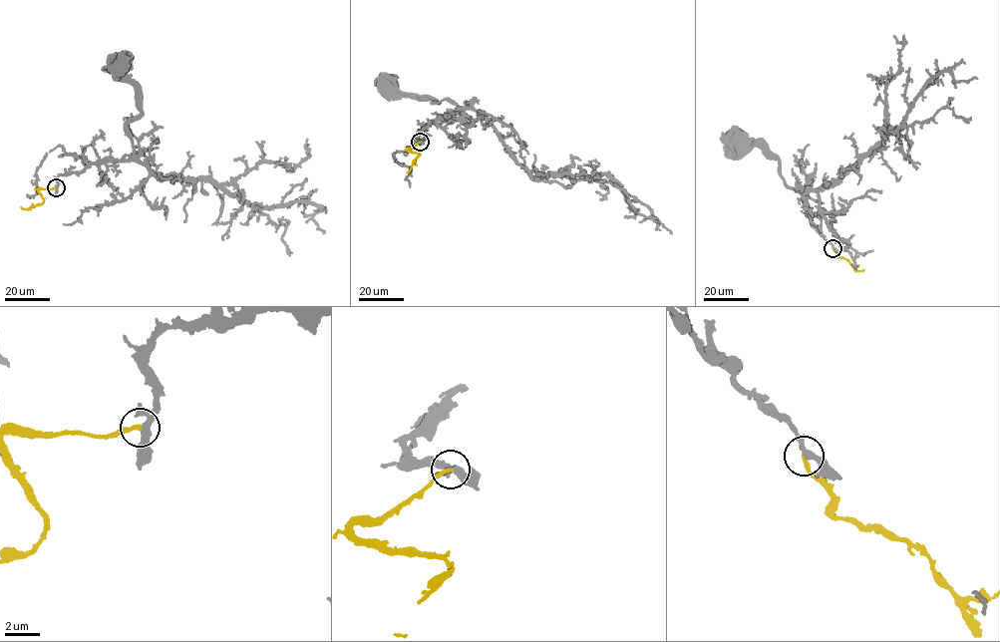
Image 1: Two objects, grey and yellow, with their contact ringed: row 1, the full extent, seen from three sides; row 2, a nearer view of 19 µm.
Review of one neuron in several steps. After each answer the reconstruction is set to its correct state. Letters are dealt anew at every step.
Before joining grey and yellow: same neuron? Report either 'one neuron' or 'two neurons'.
one neuron

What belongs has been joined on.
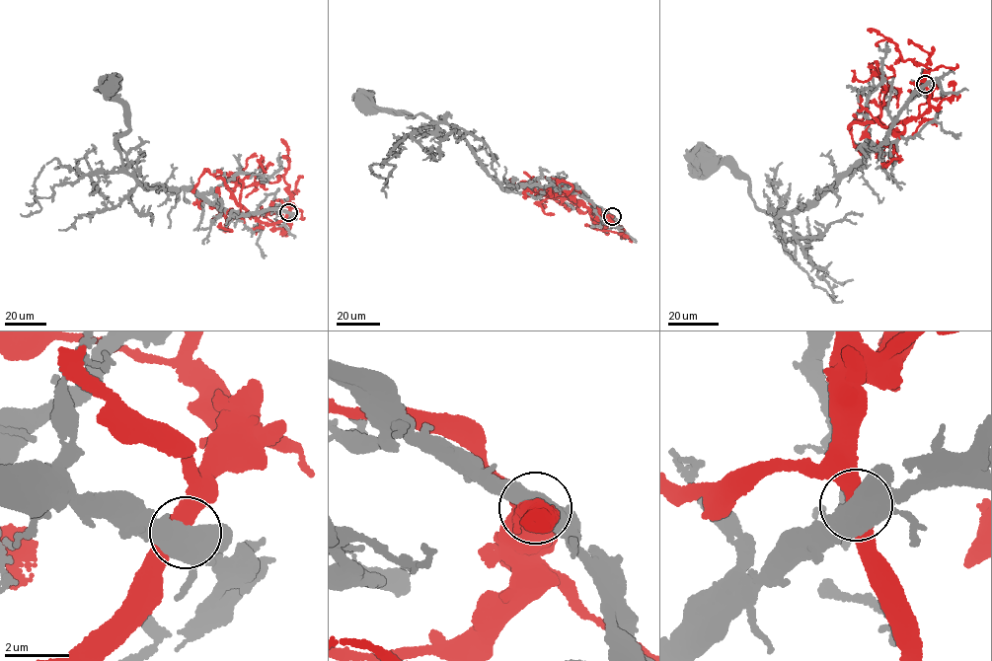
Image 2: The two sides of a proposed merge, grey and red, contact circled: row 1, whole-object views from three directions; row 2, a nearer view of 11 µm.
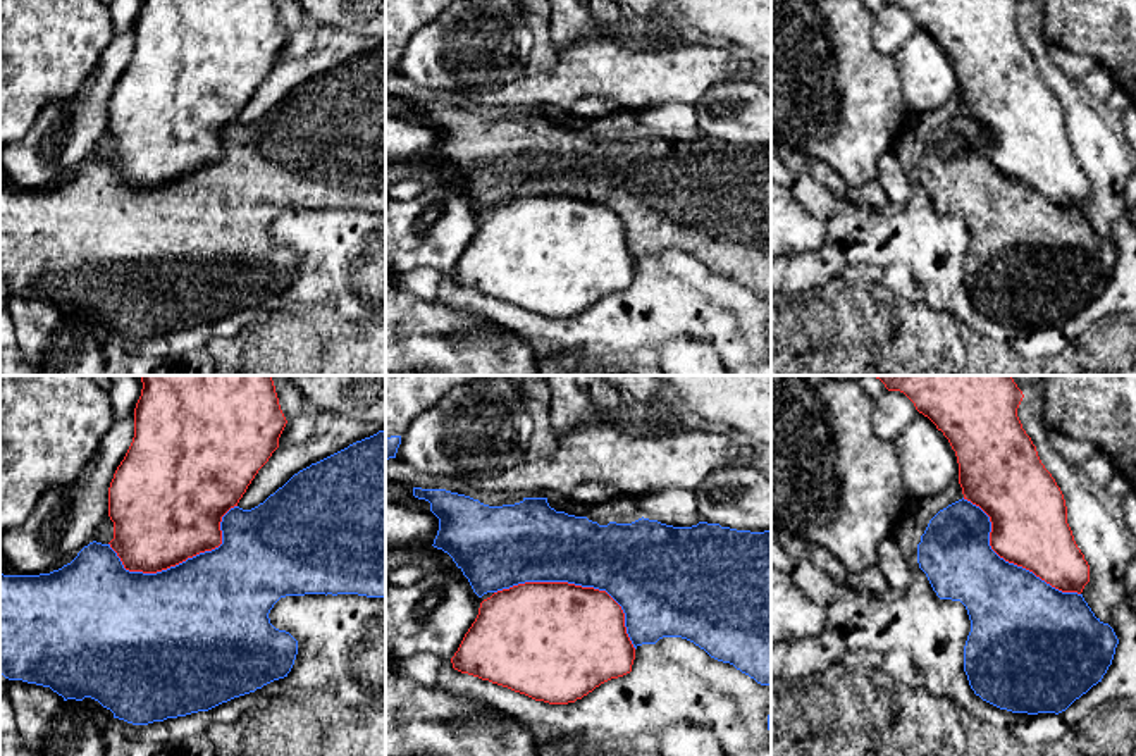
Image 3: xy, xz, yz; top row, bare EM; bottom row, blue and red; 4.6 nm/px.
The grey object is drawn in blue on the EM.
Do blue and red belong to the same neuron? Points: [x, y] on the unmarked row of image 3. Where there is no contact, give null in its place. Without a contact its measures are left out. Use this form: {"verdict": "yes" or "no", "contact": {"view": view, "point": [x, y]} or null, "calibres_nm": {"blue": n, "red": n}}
{"verdict": "no", "contact": {"view": "xz", "point": [579, 198]}, "calibres_nm": {"blue": 340, "red": 480}}

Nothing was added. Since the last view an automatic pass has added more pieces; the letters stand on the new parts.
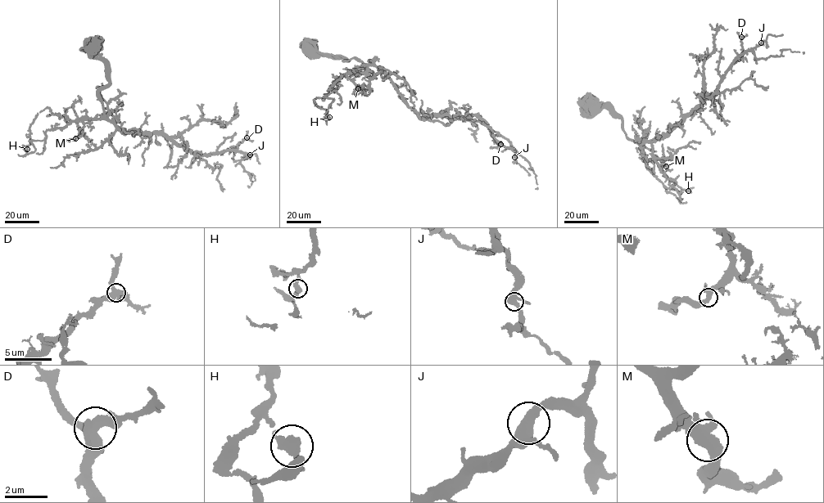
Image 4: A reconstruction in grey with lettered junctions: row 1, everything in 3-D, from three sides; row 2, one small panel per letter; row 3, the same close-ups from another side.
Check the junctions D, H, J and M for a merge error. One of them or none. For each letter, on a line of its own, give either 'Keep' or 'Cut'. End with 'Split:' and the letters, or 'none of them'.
D: Keep
H: Keep
J: Keep
M: Keep
Split: none of them

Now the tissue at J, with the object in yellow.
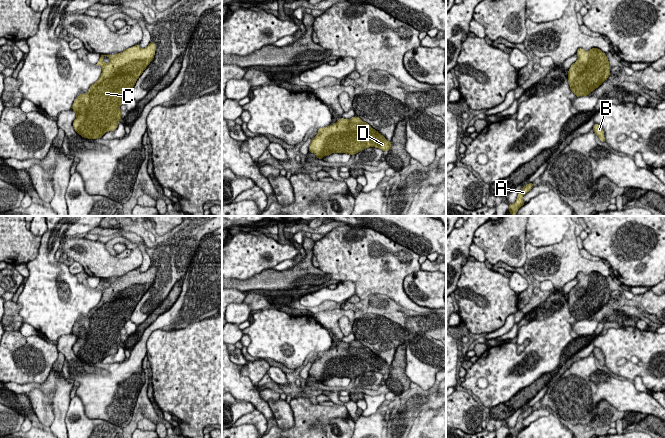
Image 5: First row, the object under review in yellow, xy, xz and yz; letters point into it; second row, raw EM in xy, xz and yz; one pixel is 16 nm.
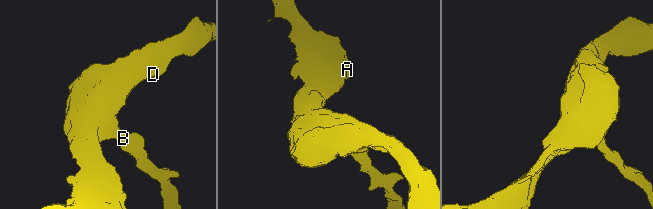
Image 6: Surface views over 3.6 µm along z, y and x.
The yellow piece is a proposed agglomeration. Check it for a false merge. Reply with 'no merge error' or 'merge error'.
no merge error

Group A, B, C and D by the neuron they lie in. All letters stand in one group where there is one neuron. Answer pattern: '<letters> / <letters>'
A B C D

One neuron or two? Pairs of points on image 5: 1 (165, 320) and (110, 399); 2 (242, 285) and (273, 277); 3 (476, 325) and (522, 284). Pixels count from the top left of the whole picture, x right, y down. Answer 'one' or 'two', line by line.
1: one
2: one
3: two

